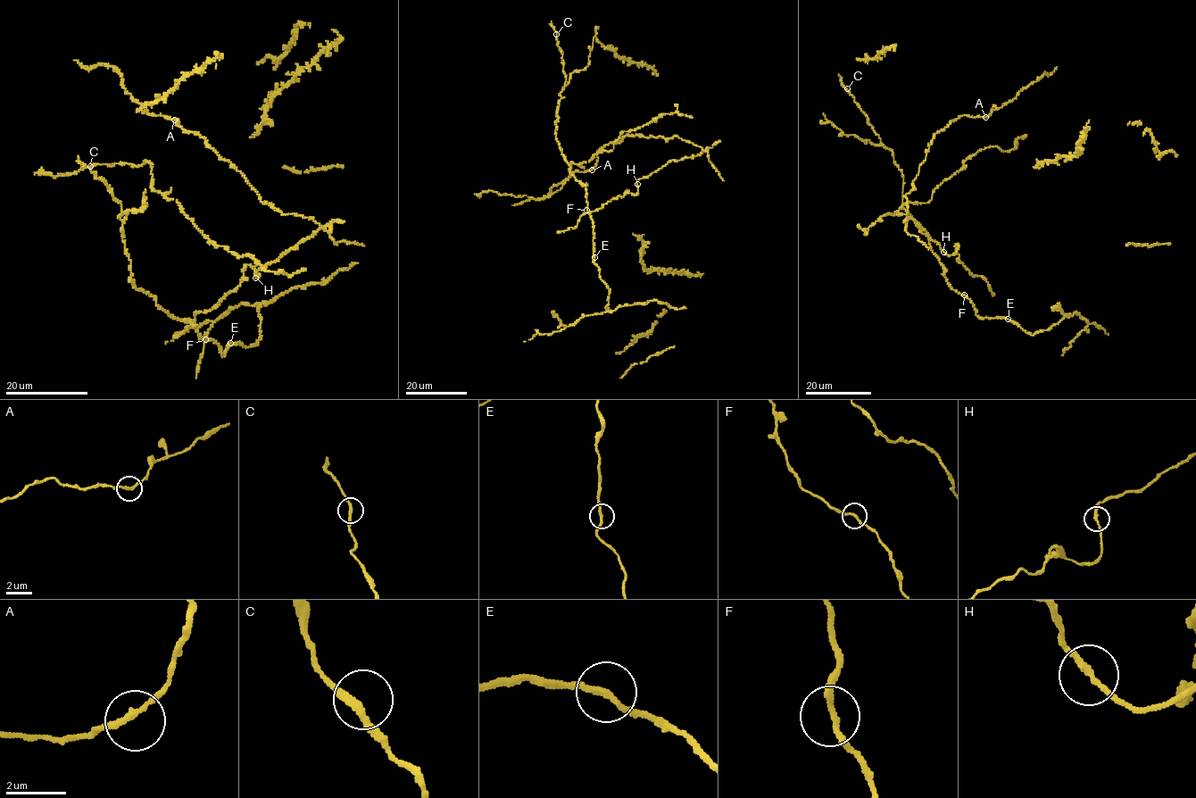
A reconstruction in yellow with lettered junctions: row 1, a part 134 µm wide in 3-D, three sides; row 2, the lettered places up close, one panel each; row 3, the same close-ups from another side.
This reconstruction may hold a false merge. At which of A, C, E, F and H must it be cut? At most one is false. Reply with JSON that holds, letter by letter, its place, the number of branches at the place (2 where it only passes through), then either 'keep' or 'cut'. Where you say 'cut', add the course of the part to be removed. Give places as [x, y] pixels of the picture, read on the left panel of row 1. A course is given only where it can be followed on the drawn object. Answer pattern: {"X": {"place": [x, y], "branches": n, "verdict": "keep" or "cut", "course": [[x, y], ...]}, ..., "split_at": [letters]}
{"A": {"place": [174, 120], "branches": 2, "verdict": "keep"}, "C": {"place": [90, 166], "branches": 2, "verdict": "keep"}, "E": {"place": [230, 343], "branches": 2, "verdict": "keep"}, "F": {"place": [205, 339], "branches": 2, "verdict": "keep"}, "H": {"place": [255, 278], "branches": 2, "verdict": "keep"}, "split_at": []}

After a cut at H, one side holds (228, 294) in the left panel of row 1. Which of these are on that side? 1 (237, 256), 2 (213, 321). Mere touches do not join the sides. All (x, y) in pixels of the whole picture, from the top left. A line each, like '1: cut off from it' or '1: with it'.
1: cut off from it
2: cut off from it

